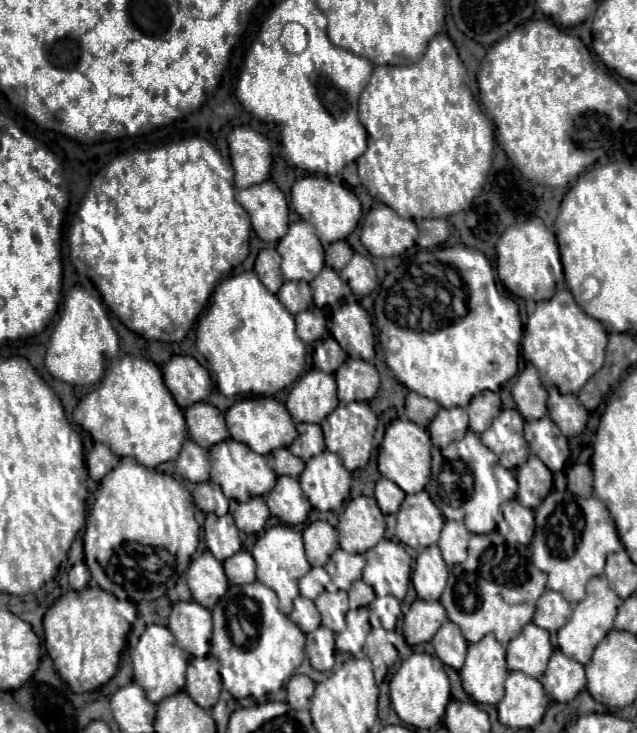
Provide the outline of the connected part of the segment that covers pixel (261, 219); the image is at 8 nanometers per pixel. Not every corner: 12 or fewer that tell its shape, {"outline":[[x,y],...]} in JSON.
{"outline":[[265,180],[235,198],[261,240],[275,242],[289,228],[289,206]]}

